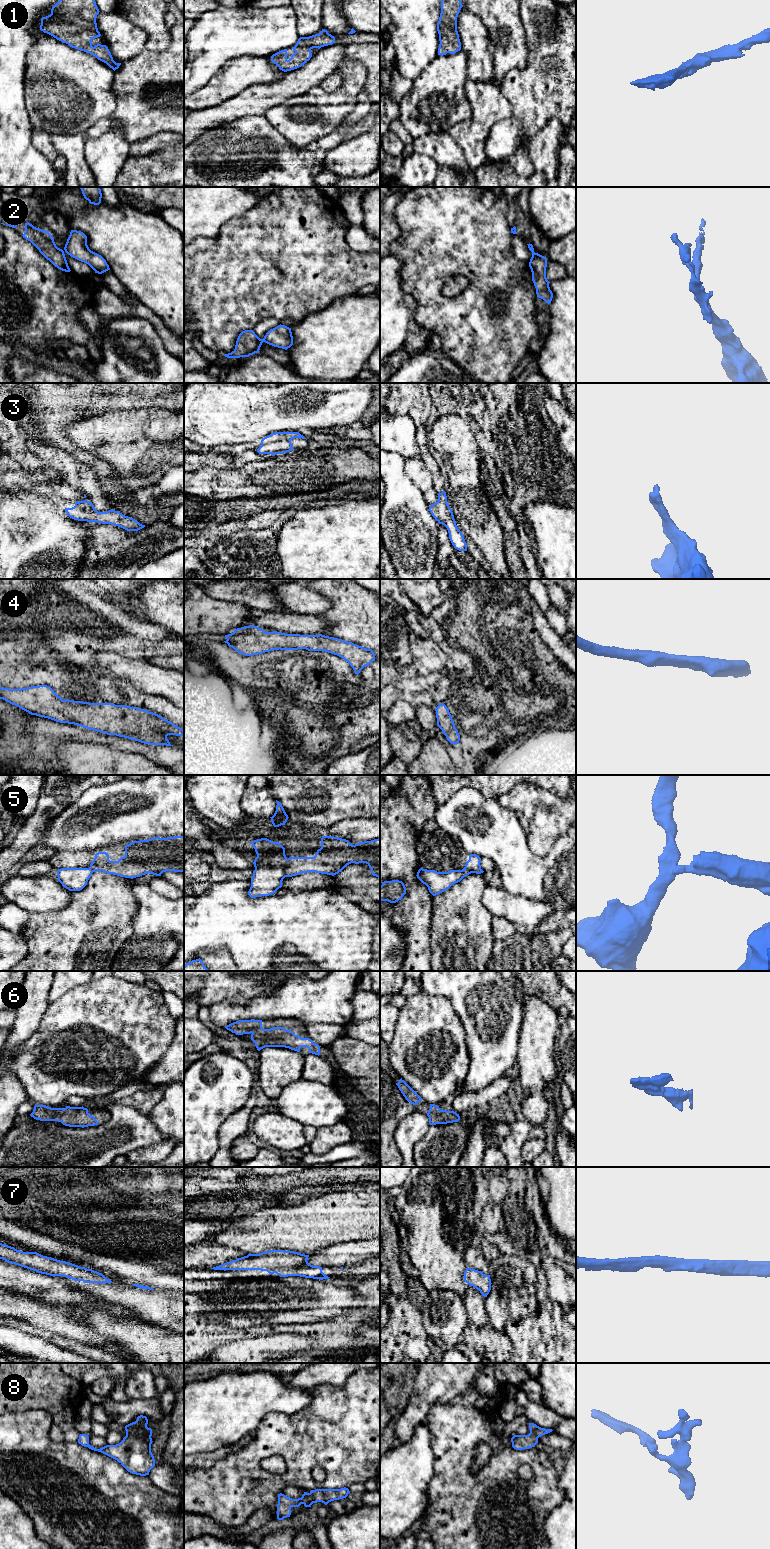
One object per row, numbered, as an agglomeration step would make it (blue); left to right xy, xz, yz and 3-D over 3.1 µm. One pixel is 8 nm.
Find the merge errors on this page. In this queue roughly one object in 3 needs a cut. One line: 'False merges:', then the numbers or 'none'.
False merges: 2, 5

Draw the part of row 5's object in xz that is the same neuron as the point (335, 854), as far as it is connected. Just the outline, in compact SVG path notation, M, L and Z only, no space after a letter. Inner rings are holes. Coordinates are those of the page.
M322 836L321 848L317 850L314 857L290 857L287 859L283 871L286 877L310 872L334 876L351 863L366 863L371 869L372 875L380 878L380 838L352 845L346 839L334 836Z

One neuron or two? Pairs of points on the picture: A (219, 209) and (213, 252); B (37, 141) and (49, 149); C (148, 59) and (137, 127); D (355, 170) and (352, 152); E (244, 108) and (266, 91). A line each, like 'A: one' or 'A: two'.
A: two
B: one
C: one
D: one
E: one

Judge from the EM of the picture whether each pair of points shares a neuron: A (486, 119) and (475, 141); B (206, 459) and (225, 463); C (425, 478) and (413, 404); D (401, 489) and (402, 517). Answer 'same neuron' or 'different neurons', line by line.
A: same neuron
B: same neuron
C: different neurons
D: same neuron

